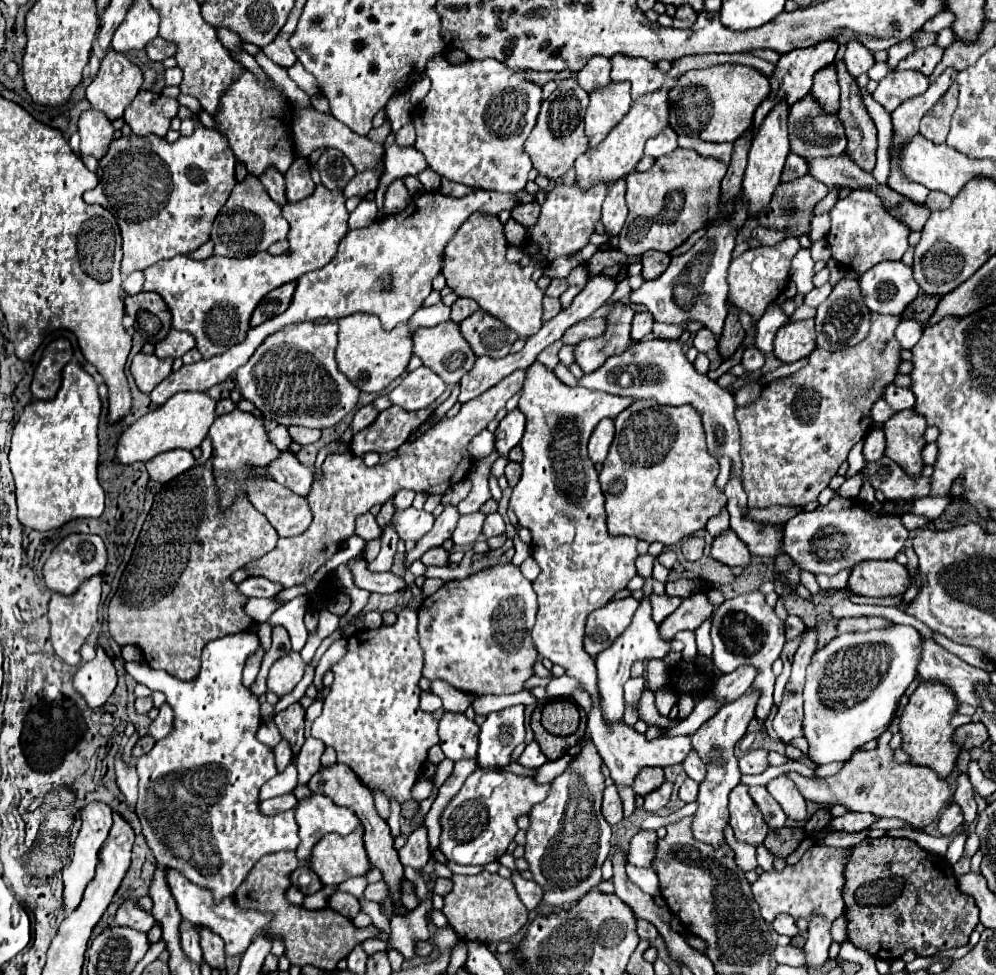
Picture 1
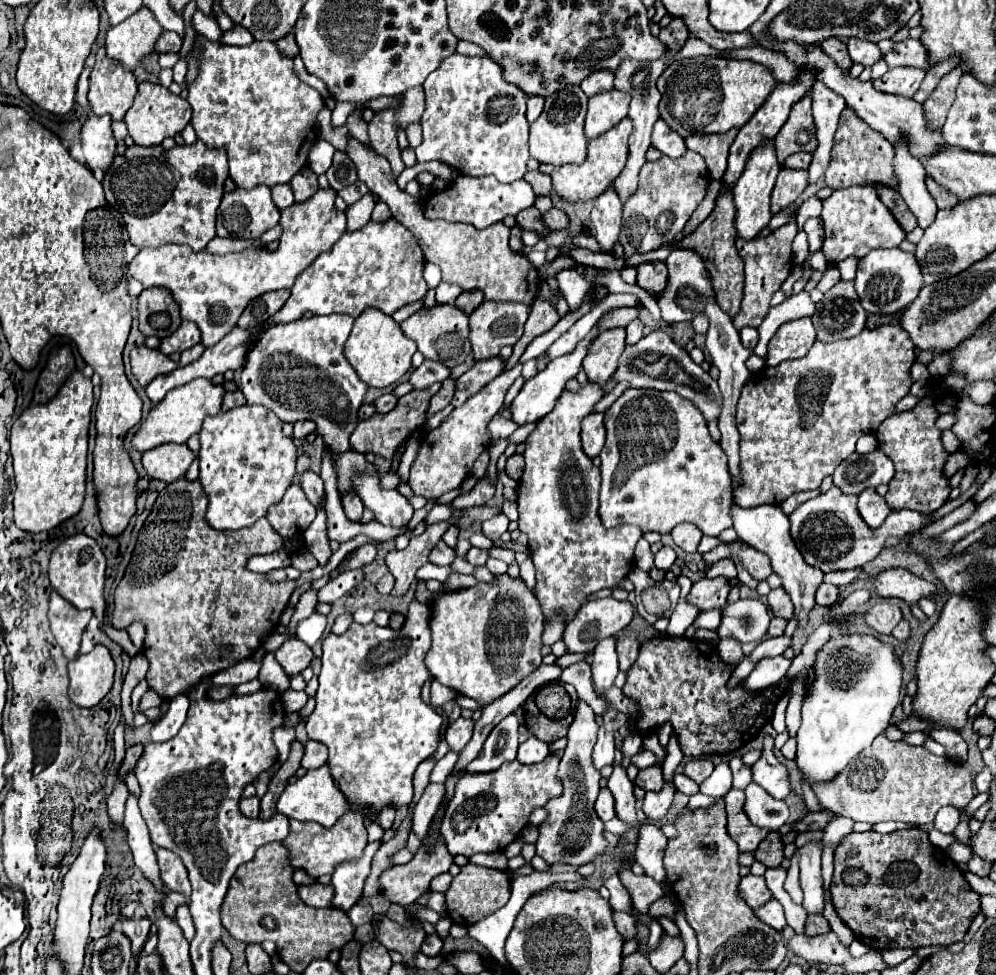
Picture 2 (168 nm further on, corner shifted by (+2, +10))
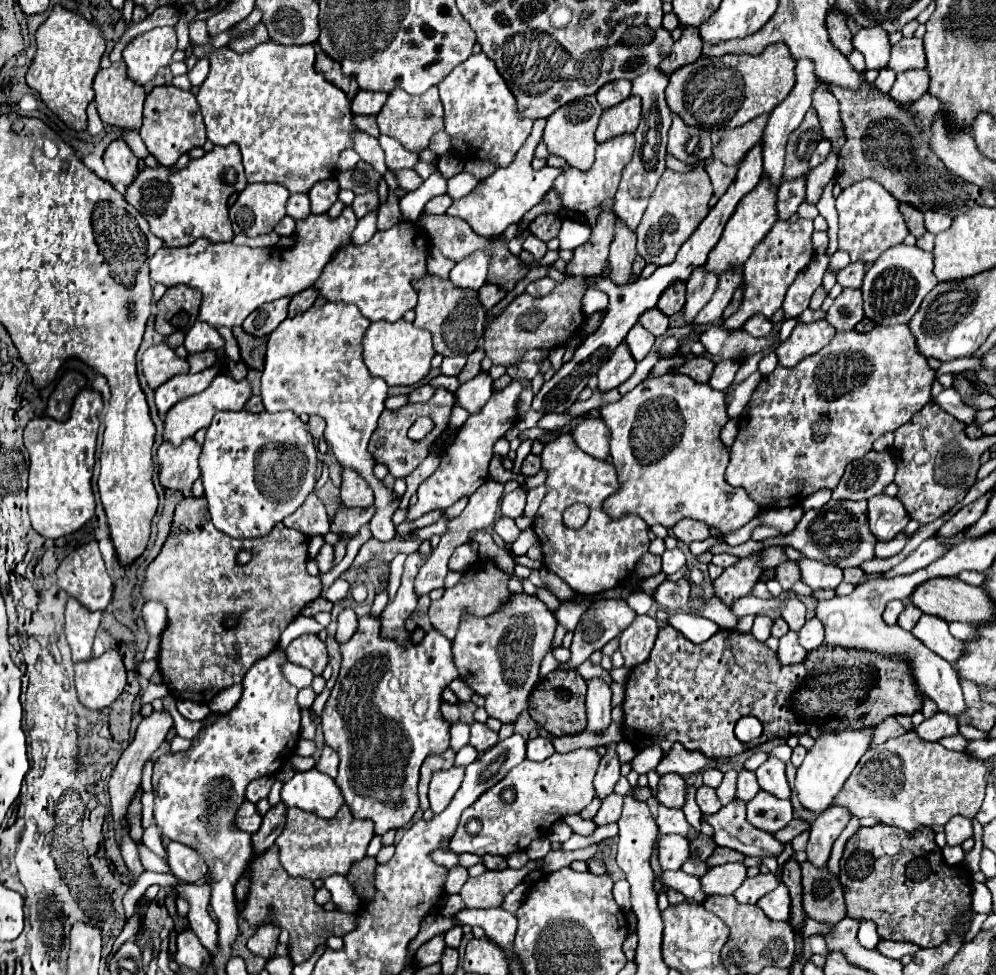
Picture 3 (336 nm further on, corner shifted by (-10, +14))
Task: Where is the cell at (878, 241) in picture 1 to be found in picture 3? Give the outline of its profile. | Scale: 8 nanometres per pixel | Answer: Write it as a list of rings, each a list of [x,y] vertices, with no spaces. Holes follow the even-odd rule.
[[[860,180],[858,184],[842,190],[836,198],[836,210],[840,216],[838,250],[848,252],[852,262],[874,262],[886,248],[902,244],[910,232],[898,206],[898,200],[874,180]]]

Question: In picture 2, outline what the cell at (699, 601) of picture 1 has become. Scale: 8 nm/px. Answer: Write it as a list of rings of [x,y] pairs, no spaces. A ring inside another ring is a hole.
[[[724,576],[718,578],[702,578],[692,586],[688,600],[700,610],[710,610],[718,606],[726,606],[730,594],[730,582]]]

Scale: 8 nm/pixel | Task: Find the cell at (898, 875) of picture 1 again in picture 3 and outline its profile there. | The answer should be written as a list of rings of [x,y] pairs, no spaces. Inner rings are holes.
[[[876,824],[872,828],[860,828],[848,842],[840,860],[840,884],[846,898],[846,914],[858,922],[872,920],[882,940],[912,942],[920,948],[940,946],[954,928],[966,924],[972,902],[972,874],[964,862],[948,866],[940,856],[940,848],[934,842],[934,830],[920,826],[914,832],[894,828],[888,824]]]

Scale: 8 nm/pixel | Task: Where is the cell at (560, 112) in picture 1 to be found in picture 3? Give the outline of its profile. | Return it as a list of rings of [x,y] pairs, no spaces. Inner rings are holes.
[[[584,96],[584,98],[578,98],[574,102],[564,104],[562,108],[558,108],[558,112],[554,112],[548,118],[544,138],[542,138],[544,144],[548,146],[548,152],[564,158],[570,166],[574,166],[578,170],[588,170],[594,164],[594,148],[596,148],[594,130],[596,130],[600,114],[602,114],[602,108],[600,108],[596,96]]]

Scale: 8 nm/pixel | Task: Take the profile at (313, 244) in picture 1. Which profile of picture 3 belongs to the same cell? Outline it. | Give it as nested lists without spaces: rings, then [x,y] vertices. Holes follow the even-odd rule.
[[[344,208],[344,212],[338,218],[330,218],[328,214],[310,214],[308,218],[297,221],[298,231],[295,233],[298,242],[290,248],[250,248],[250,246],[234,246],[230,242],[212,244],[204,238],[198,238],[190,246],[182,246],[182,248],[162,246],[150,260],[150,276],[152,276],[152,282],[160,282],[166,288],[170,288],[174,284],[186,284],[194,290],[200,290],[202,306],[200,306],[198,320],[208,322],[214,328],[242,326],[244,318],[250,312],[254,312],[256,308],[260,308],[262,304],[278,300],[282,296],[294,296],[294,294],[306,290],[308,286],[312,286],[318,280],[318,276],[322,274],[324,266],[330,262],[332,252],[336,252],[344,242],[350,240],[352,232],[356,228],[356,222],[358,222],[358,218],[352,208]]]

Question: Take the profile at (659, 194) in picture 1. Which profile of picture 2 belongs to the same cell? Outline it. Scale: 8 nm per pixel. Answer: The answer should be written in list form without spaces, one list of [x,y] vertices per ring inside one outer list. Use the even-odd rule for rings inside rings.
[[[692,150],[676,160],[662,156],[658,162],[646,162],[640,170],[638,192],[624,204],[620,244],[624,246],[626,258],[638,252],[646,254],[650,250],[658,250],[660,246],[668,244],[676,234],[680,234],[692,212],[702,202],[708,184],[710,178],[706,164],[702,162],[702,156]]]

